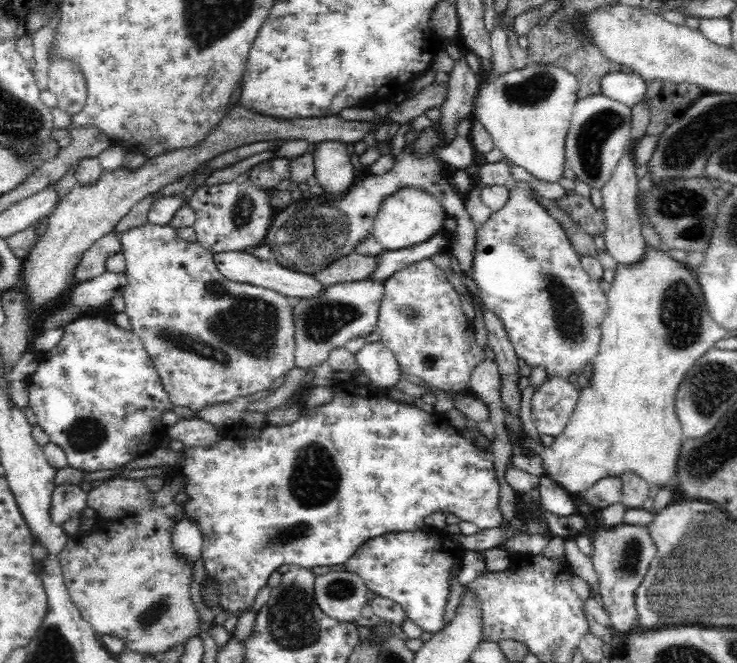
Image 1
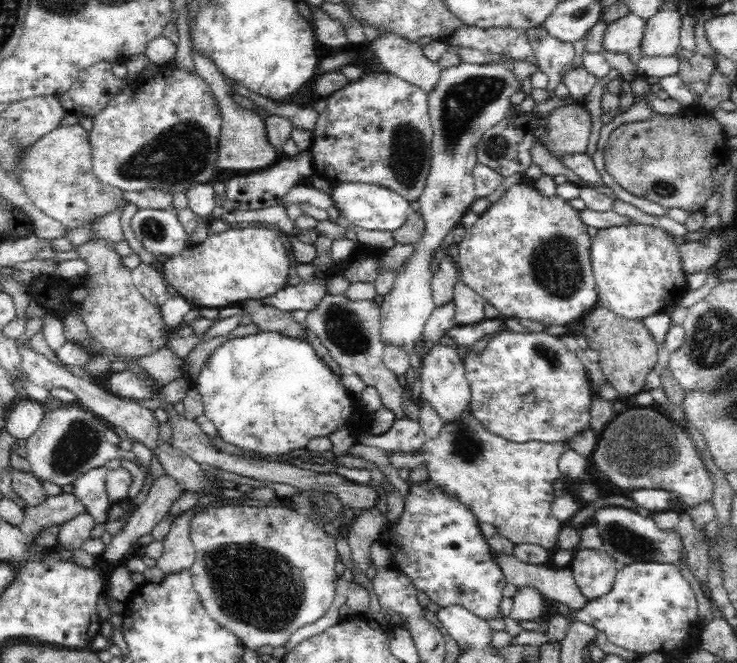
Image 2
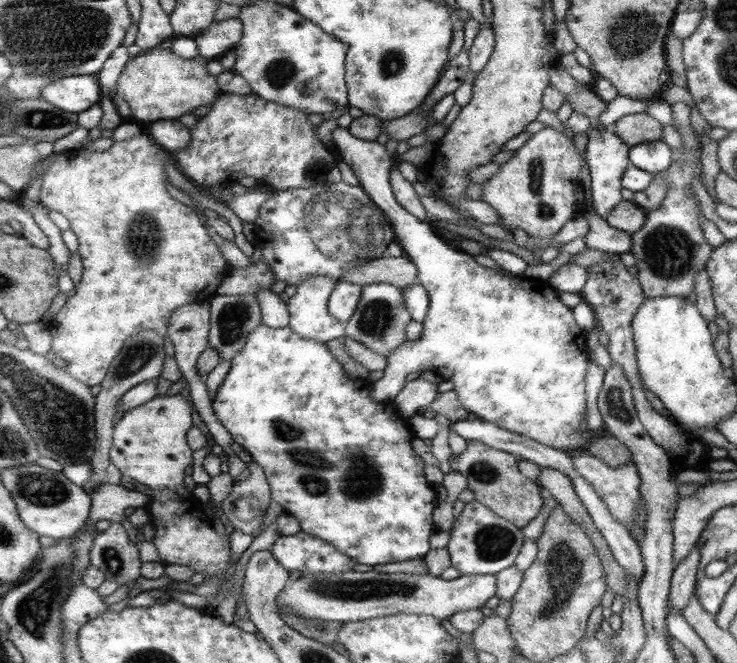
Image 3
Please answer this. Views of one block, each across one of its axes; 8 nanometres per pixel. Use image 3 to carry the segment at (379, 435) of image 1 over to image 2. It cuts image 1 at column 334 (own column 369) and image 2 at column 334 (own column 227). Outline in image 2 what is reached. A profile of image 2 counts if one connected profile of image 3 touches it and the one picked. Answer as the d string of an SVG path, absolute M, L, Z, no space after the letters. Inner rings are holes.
M259 329L255 334L224 341L206 359L195 386L200 391L200 395L202 395L203 412L208 417L208 420L214 423L216 433L218 433L220 439L225 441L226 444L232 444L245 452L259 453L260 455L268 455L268 457L287 457L287 455L289 456L295 450L306 450L311 440L315 438L330 438L340 428L349 428L353 434L356 434L356 423L352 421L352 416L358 414L359 411L364 411L359 406L357 396L353 395L344 383L342 383L341 375L334 373L330 369L330 366L316 353L310 342L300 337L290 337L276 331Z

